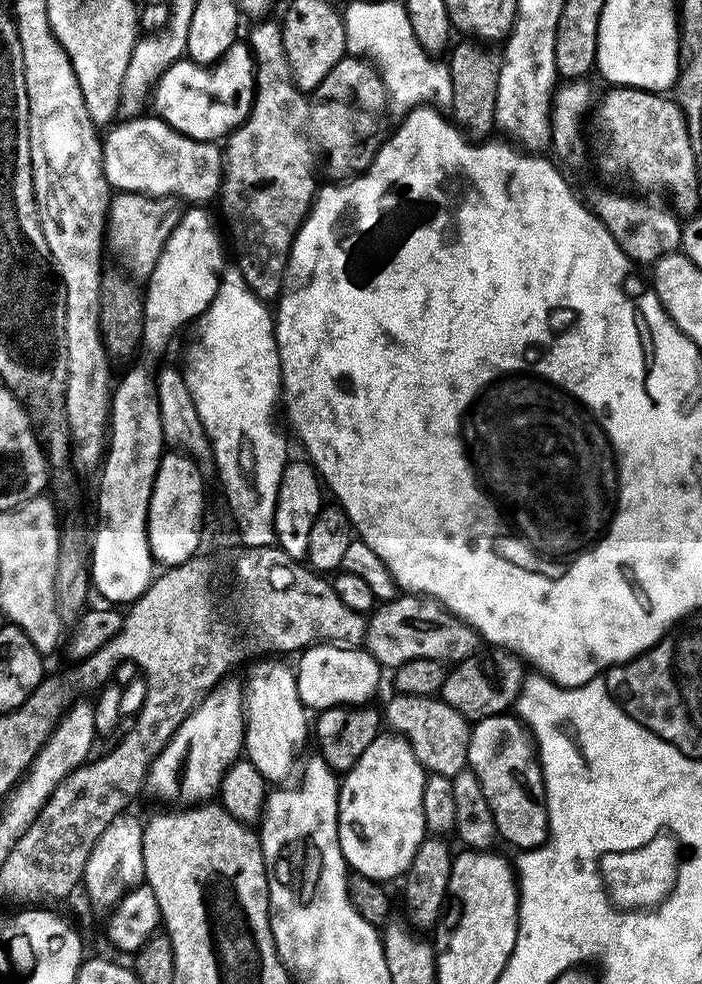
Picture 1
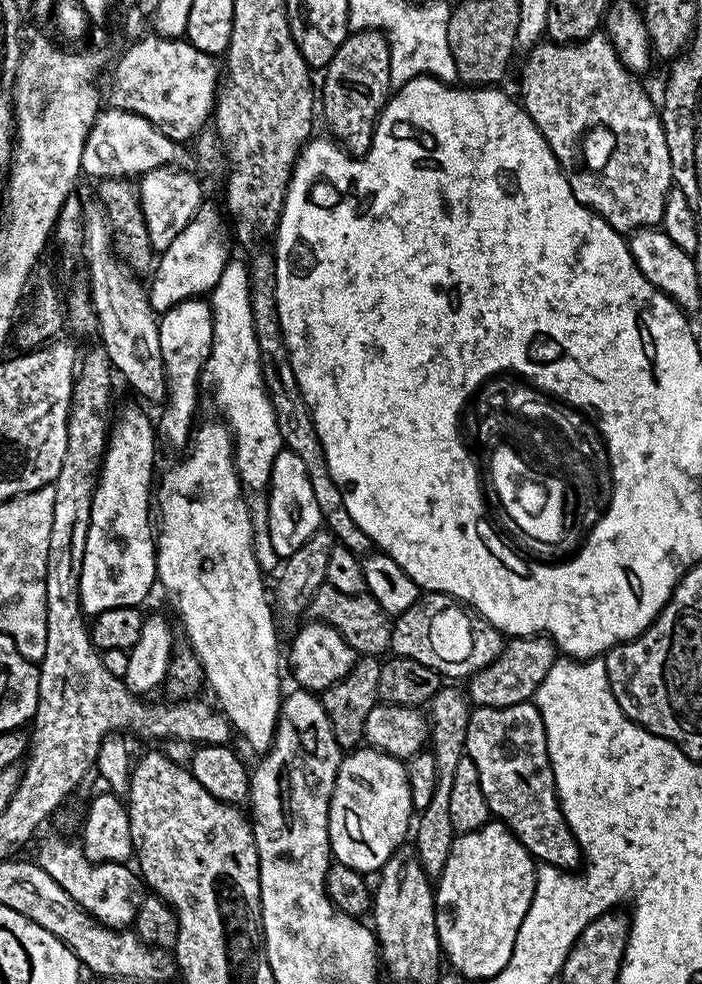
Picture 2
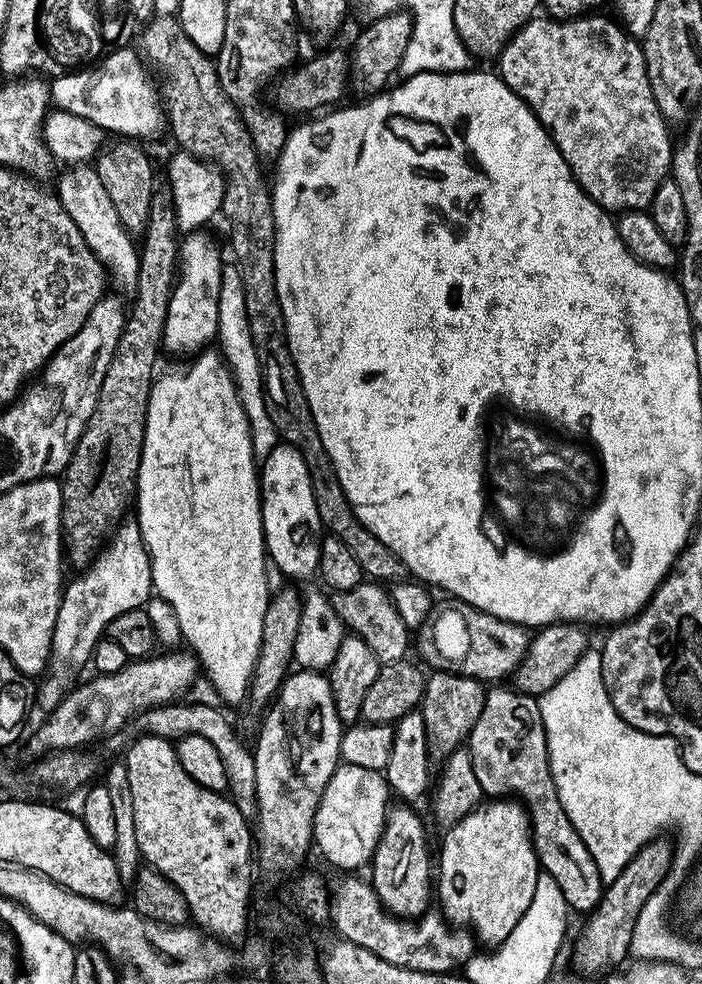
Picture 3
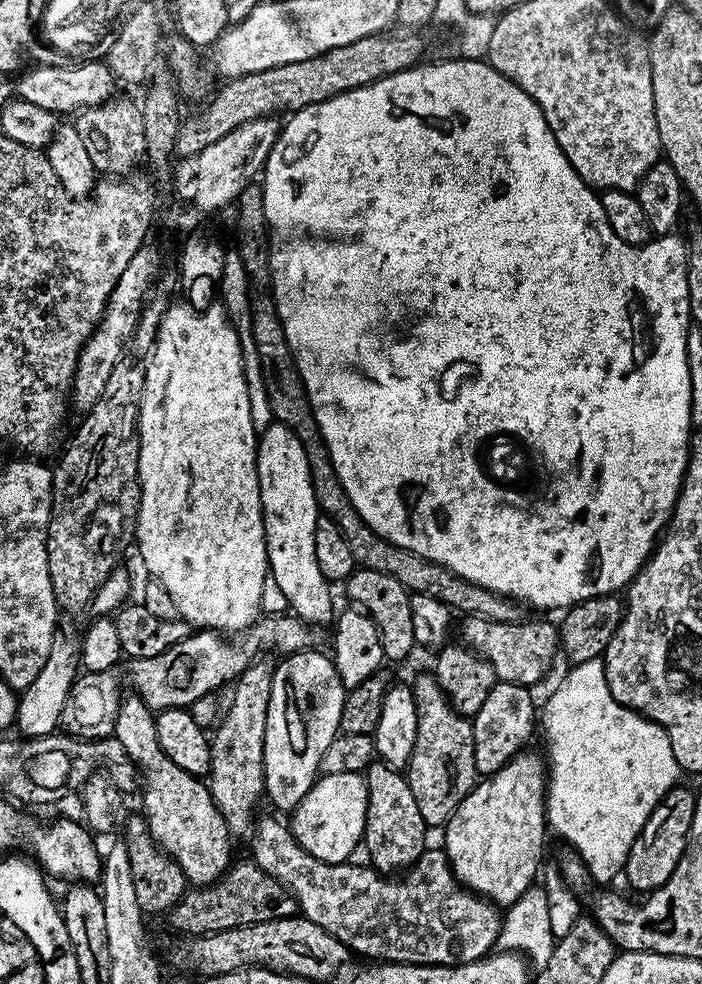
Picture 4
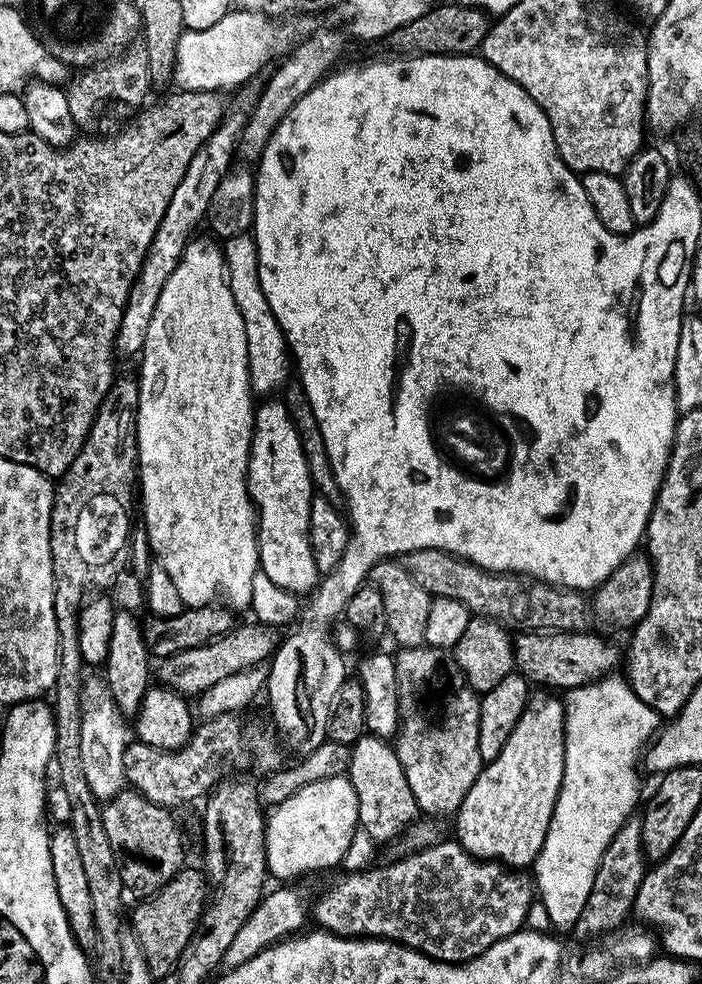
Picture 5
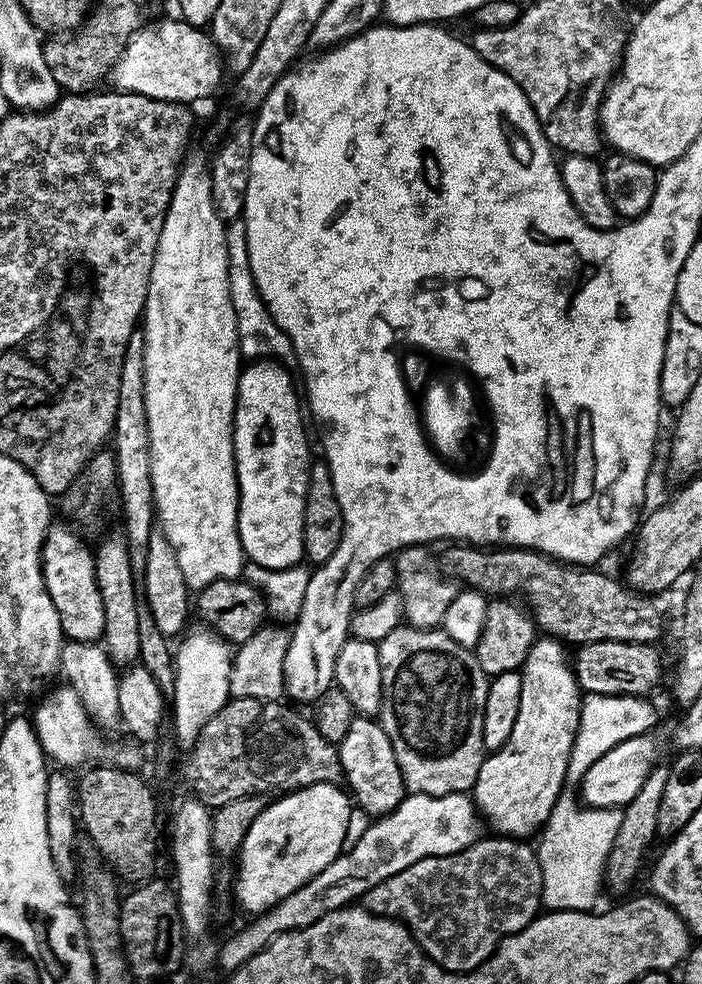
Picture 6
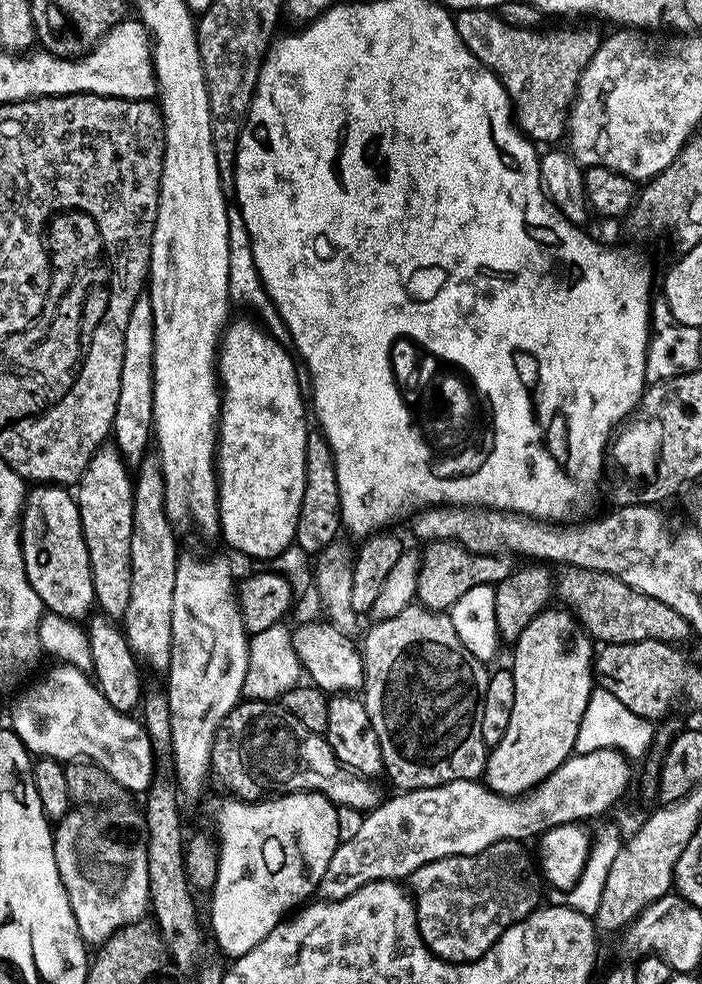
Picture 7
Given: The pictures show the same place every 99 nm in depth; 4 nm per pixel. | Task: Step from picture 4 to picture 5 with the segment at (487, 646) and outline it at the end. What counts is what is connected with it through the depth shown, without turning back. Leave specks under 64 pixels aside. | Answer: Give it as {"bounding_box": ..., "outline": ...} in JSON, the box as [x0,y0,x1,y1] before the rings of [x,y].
{"bounding_box":[514,630,622,690],"outline":[[[524,630],[514,640],[516,650],[516,662],[519,675],[529,681],[537,680],[540,686],[547,686],[552,690],[564,688],[571,690],[581,688],[583,684],[597,683],[616,668],[616,663],[621,663],[622,652],[615,648],[608,640],[595,636],[592,630],[579,632],[539,632],[536,630]]]}

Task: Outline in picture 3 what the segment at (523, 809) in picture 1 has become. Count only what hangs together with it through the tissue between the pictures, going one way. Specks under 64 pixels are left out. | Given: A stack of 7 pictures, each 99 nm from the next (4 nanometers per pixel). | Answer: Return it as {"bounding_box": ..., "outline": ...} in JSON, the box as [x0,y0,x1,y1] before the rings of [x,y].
{"bounding_box":[466,686,606,914],"outline":[[[504,686],[493,687],[496,689],[488,692],[486,702],[482,706],[482,714],[478,714],[478,722],[474,722],[472,732],[466,741],[468,753],[472,755],[474,762],[478,786],[485,797],[515,798],[524,805],[524,811],[528,813],[528,822],[532,825],[532,845],[543,875],[558,882],[558,890],[562,890],[562,898],[573,913],[587,914],[599,906],[606,881],[600,877],[600,871],[590,850],[586,850],[586,842],[582,842],[578,830],[574,830],[574,822],[570,822],[558,798],[558,786],[554,782],[554,774],[548,761],[548,739],[540,713],[540,701],[537,697],[518,692],[511,686],[500,687]]]}

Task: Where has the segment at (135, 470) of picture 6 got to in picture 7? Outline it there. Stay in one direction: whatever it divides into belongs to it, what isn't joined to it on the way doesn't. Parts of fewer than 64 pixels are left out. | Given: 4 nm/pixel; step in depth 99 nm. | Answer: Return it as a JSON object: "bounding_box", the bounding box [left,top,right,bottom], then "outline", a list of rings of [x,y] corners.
{"bounding_box":[112,292,154,467],"outline":[[[146,292],[140,294],[129,314],[123,339],[122,375],[119,382],[118,406],[112,423],[112,440],[129,467],[139,467],[148,454],[154,432],[153,422],[153,302]]]}

